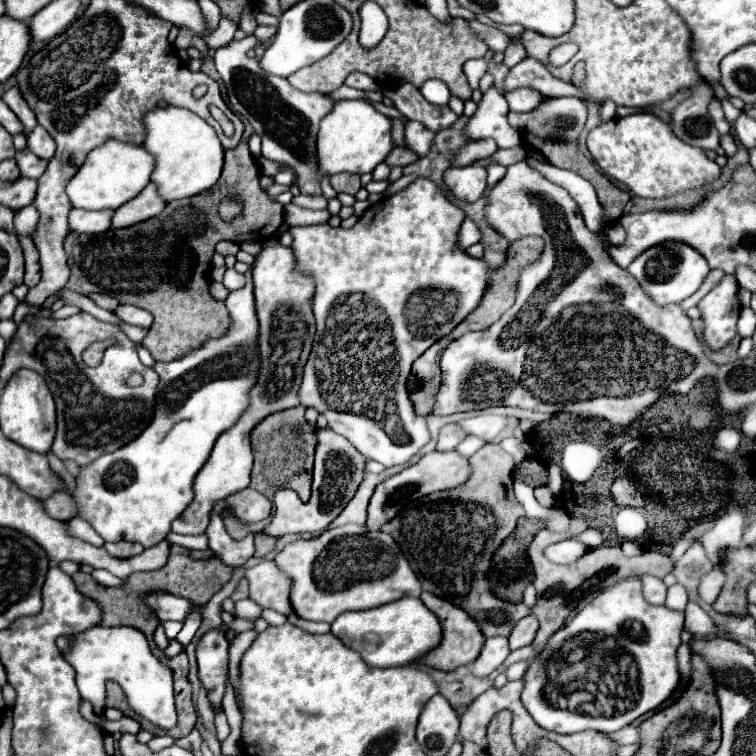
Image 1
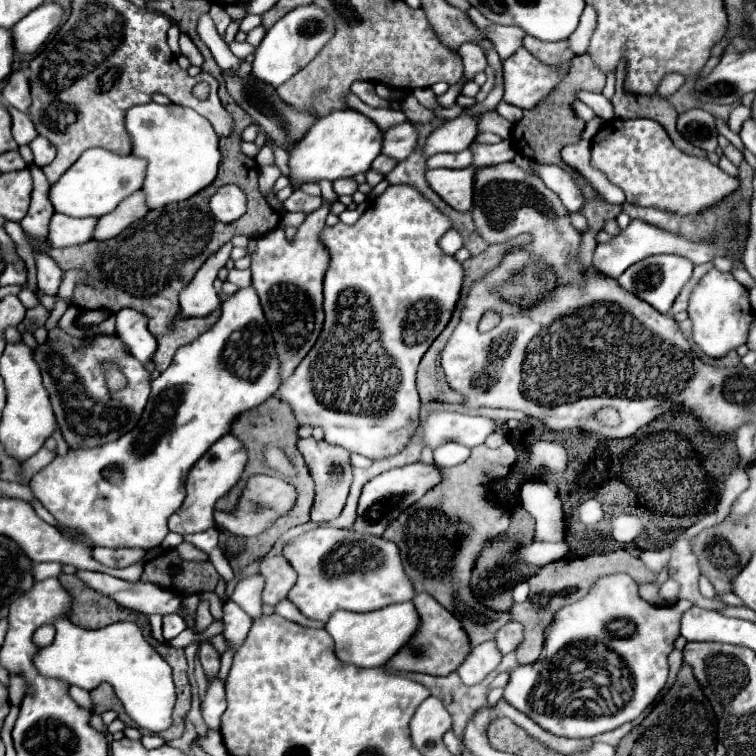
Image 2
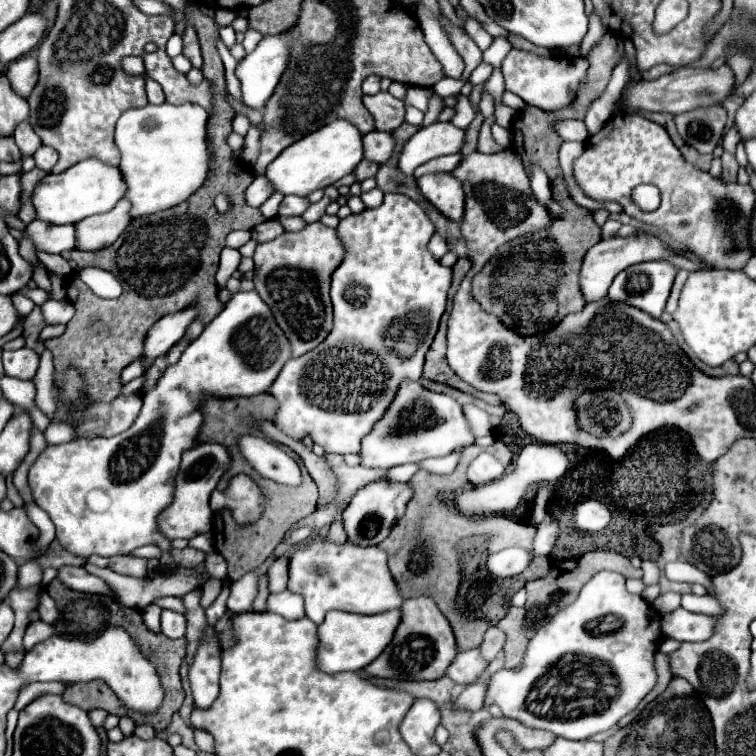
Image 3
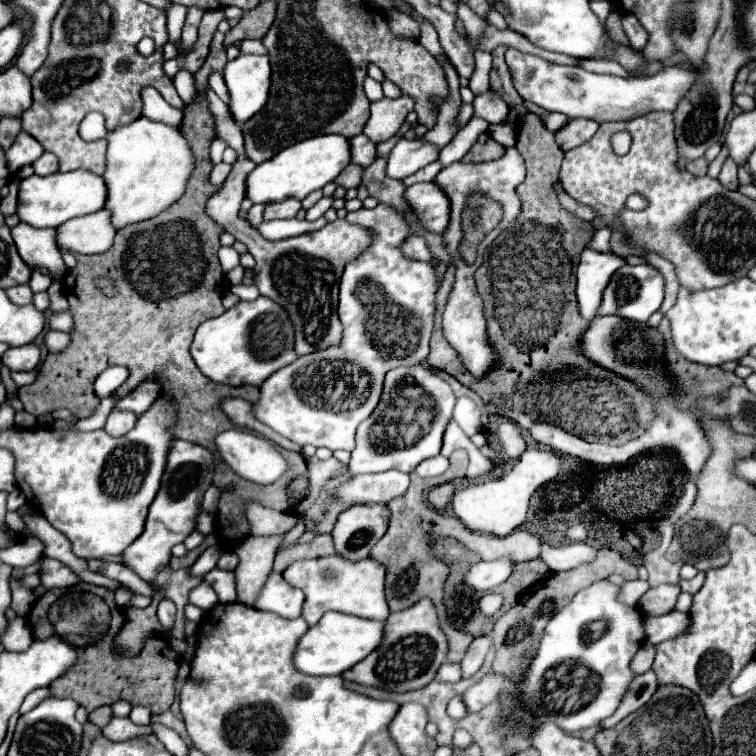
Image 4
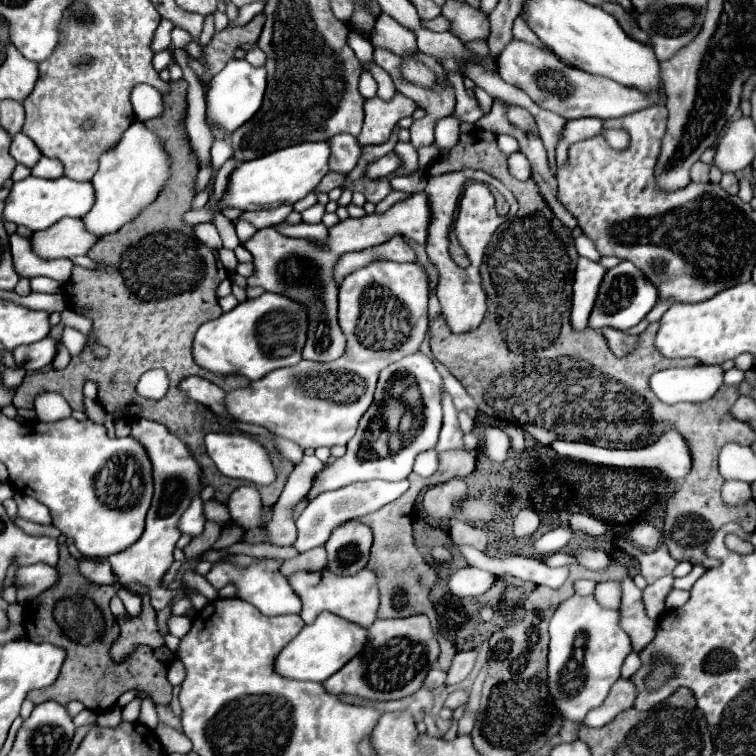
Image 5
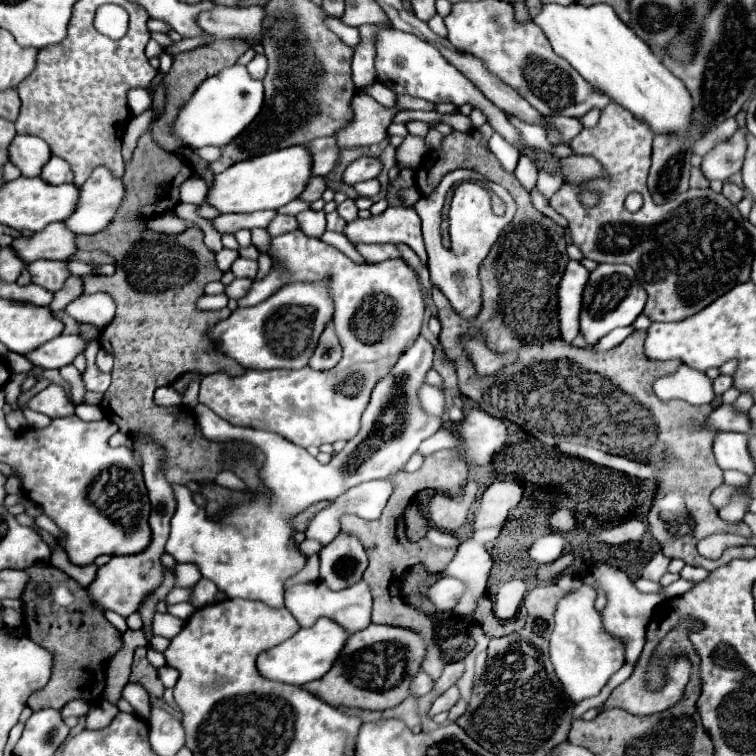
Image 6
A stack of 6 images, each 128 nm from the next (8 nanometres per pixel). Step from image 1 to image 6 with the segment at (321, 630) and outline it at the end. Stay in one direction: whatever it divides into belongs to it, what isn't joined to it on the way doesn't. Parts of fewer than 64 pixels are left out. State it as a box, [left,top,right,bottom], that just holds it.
[166,336,444,608]

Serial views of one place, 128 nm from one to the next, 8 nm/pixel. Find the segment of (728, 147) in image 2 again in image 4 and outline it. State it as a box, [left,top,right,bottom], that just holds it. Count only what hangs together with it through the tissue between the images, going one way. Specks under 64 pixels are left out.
[718,158,738,190]

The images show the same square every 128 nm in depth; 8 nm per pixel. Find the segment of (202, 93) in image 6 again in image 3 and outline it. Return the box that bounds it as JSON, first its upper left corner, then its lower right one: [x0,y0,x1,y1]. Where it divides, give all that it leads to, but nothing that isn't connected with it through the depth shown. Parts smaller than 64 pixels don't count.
[236,30,292,108]

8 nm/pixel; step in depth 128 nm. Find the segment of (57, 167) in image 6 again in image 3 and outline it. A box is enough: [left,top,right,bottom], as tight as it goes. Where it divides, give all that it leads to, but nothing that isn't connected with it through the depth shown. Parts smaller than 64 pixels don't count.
[34,144,58,172]

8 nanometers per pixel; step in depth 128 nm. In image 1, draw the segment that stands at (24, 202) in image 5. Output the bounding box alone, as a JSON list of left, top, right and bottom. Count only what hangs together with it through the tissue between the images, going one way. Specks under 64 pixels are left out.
[66,140,156,210]

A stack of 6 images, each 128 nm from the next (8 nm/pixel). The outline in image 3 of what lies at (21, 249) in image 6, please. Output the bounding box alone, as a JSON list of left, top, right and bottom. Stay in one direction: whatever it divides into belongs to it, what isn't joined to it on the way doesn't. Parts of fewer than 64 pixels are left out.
[76,198,130,250]

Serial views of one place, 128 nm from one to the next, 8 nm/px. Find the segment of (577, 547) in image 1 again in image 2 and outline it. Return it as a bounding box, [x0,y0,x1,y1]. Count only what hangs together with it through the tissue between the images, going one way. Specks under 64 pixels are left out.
[528,542,568,566]

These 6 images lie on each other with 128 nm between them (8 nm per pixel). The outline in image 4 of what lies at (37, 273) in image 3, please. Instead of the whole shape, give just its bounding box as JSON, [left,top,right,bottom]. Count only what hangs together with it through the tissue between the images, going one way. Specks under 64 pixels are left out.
[48,286,68,312]

